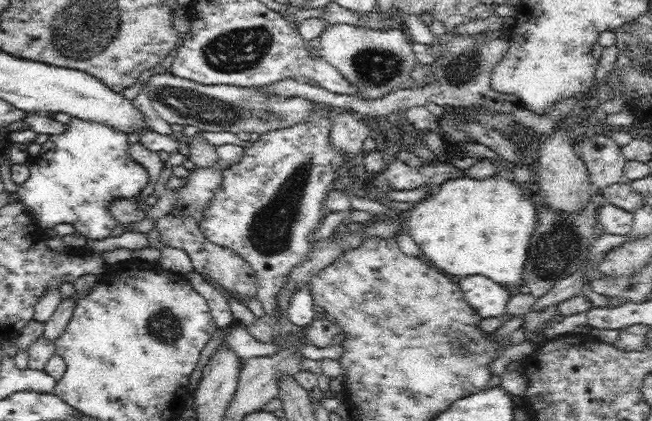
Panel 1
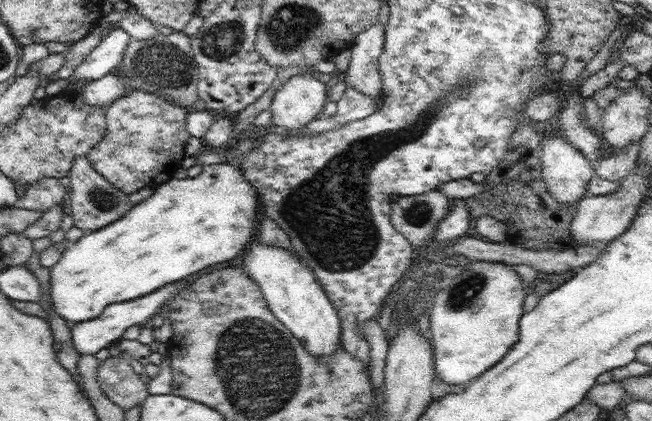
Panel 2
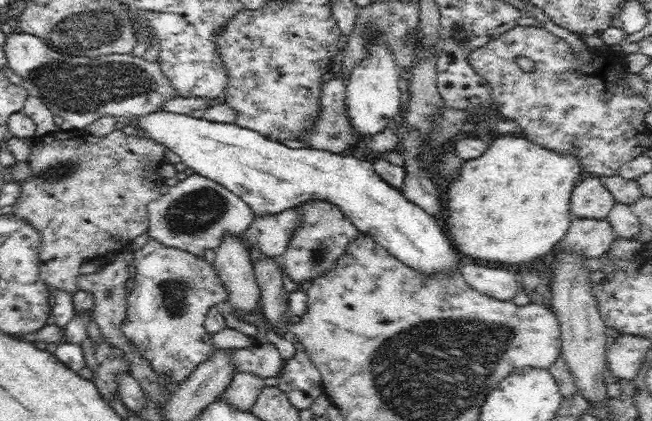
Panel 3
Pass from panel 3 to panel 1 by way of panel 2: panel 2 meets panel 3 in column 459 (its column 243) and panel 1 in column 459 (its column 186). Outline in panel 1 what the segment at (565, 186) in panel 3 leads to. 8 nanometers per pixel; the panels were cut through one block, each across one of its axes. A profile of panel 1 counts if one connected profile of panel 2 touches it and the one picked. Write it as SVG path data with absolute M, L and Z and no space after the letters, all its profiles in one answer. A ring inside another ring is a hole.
M495 174L483 179L462 176L443 182L433 195L414 204L413 209L406 213L406 233L414 239L425 259L428 258L434 266L446 270L448 274L484 274L498 284L521 283L528 242L537 224L537 201L535 194L528 189L528 184L520 185L513 175Z

